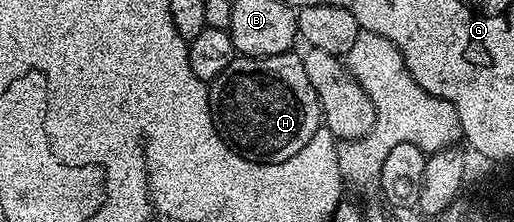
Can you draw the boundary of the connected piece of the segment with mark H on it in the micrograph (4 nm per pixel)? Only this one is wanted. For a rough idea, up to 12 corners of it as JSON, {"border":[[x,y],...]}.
{"border":[[295,51],[236,56],[210,82],[220,137],[289,159],[321,128]]}

